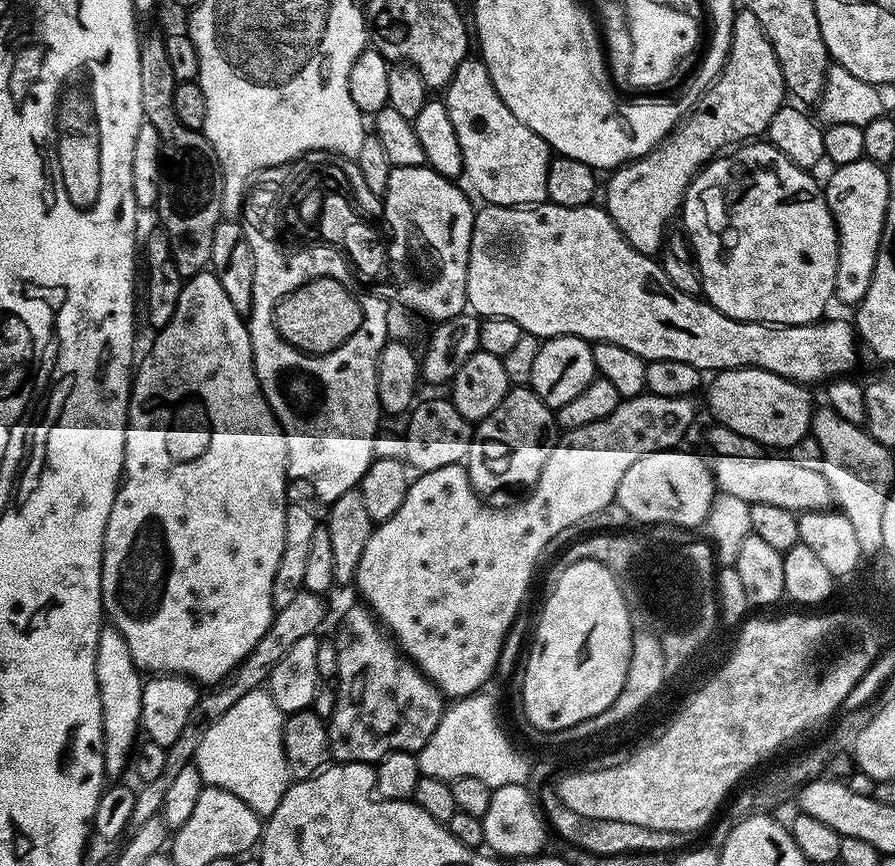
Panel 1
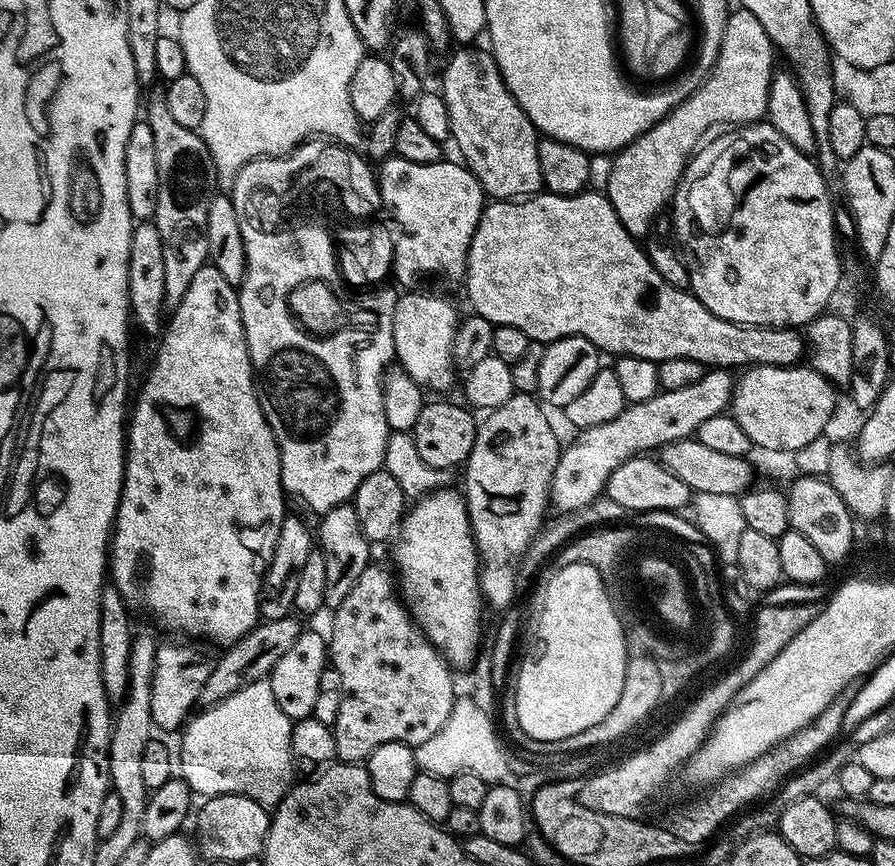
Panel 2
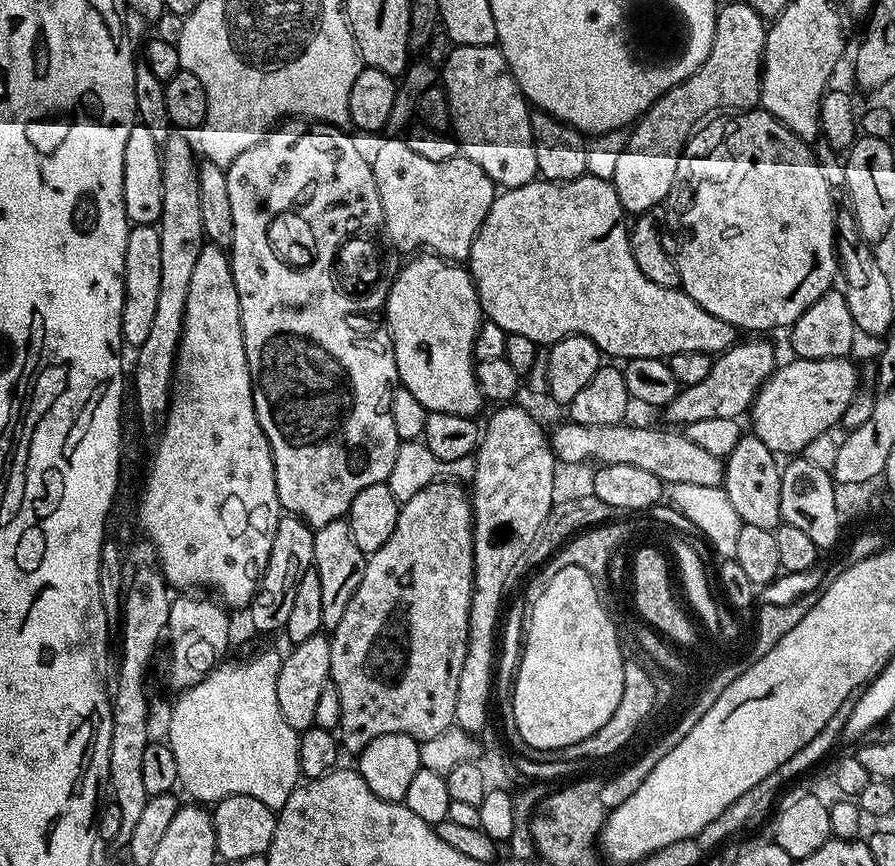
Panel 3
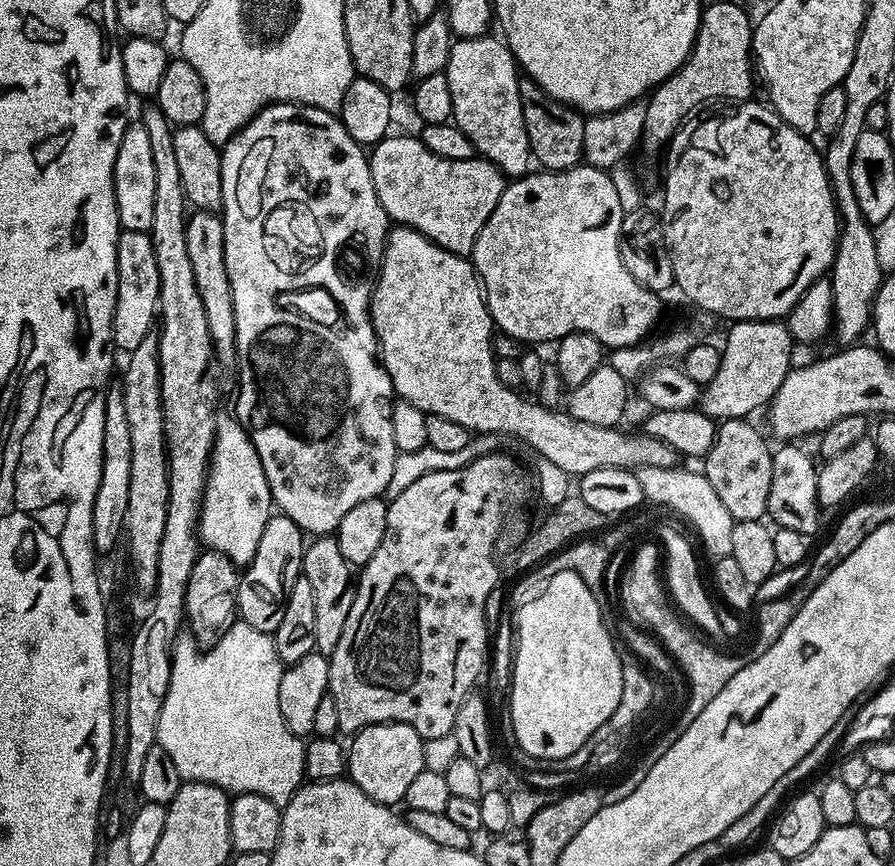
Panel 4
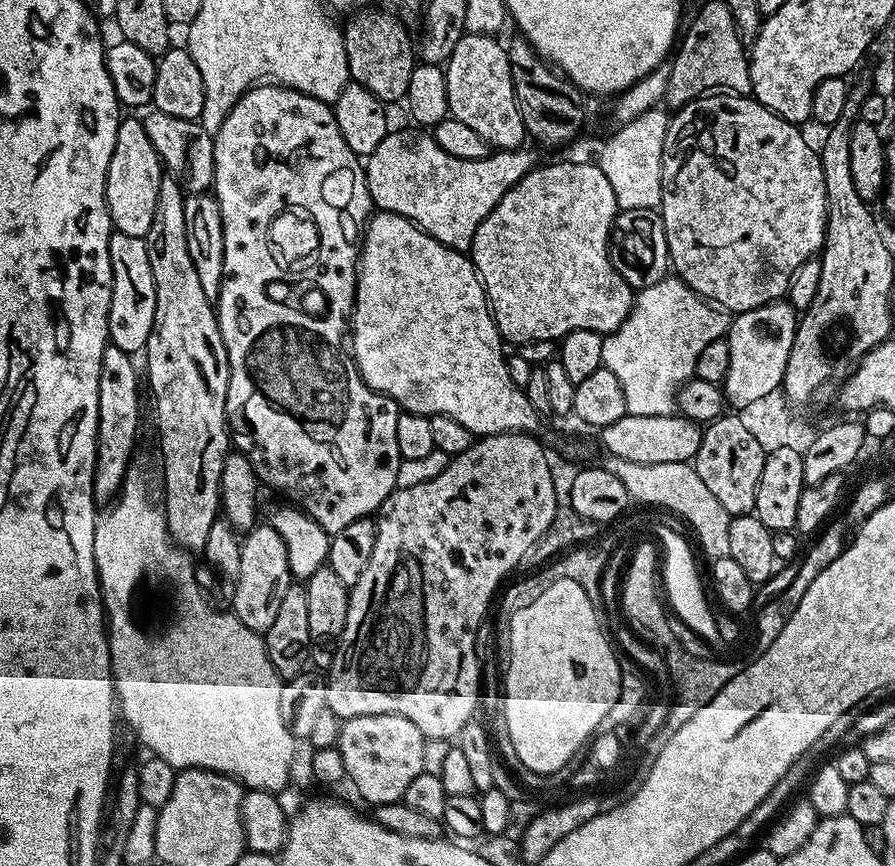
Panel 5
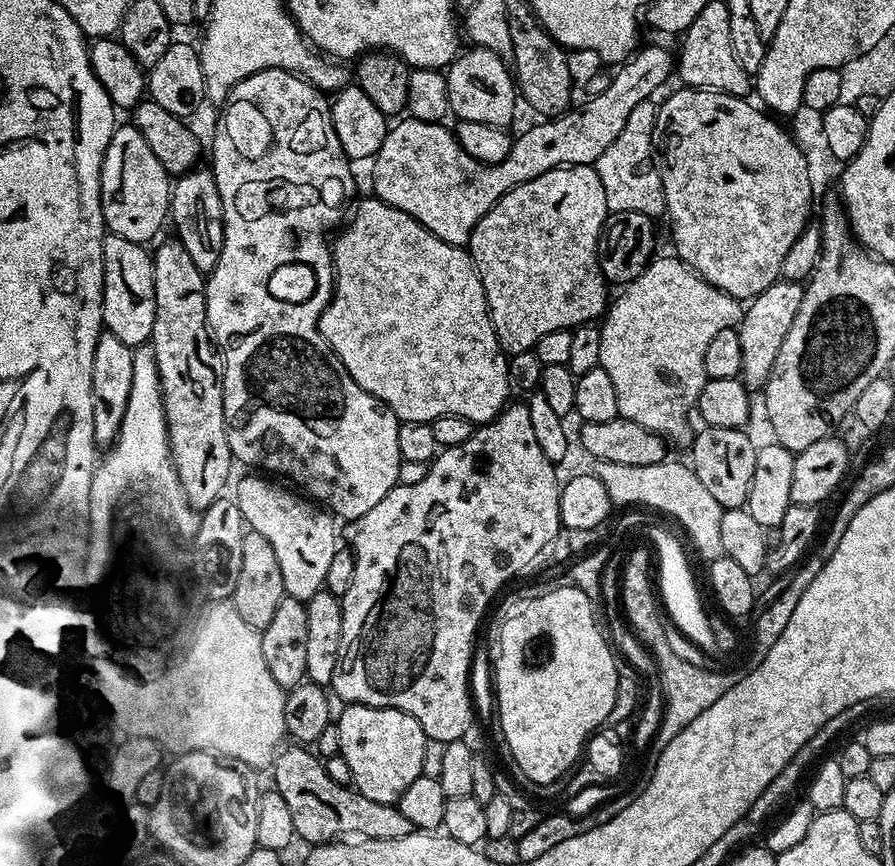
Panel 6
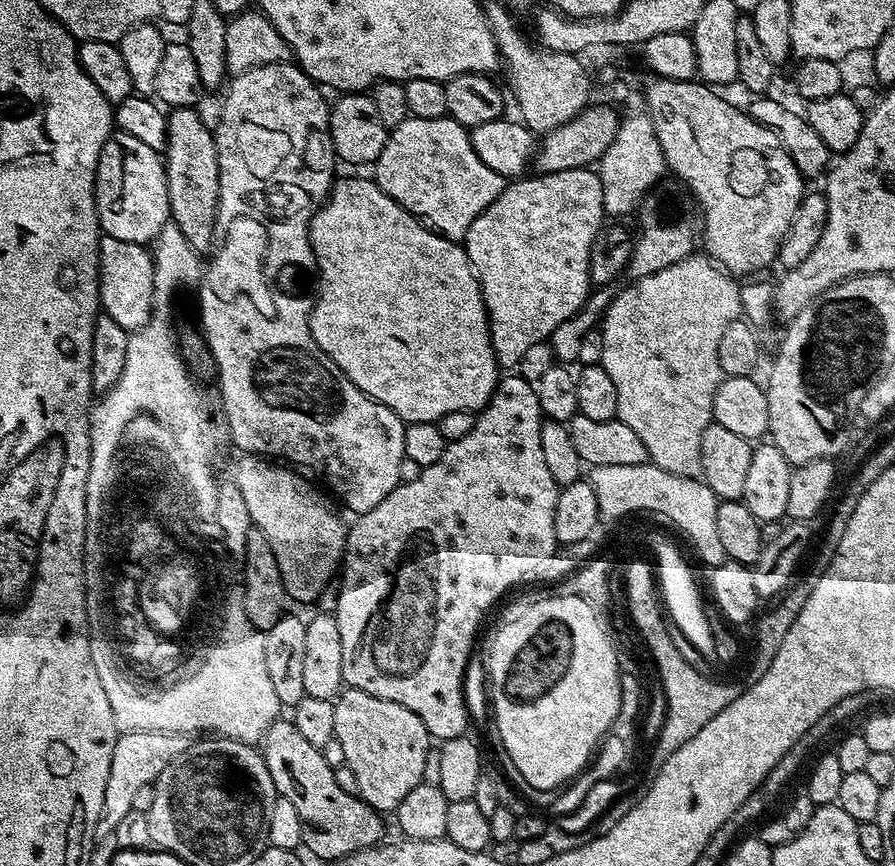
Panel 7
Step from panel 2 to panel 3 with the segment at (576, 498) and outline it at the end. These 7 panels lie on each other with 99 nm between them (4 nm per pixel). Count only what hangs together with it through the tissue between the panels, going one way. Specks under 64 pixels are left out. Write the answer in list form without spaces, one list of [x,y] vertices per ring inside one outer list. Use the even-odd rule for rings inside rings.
[[[744,339],[733,344],[725,352],[719,353],[713,359],[710,374],[706,374],[706,378],[702,378],[702,382],[689,388],[681,387],[666,409],[669,425],[687,426],[694,422],[702,422],[705,418],[740,418],[743,417],[743,412],[745,415],[751,409],[758,390],[776,371],[778,359],[776,360],[775,350],[764,341],[767,339]]]

